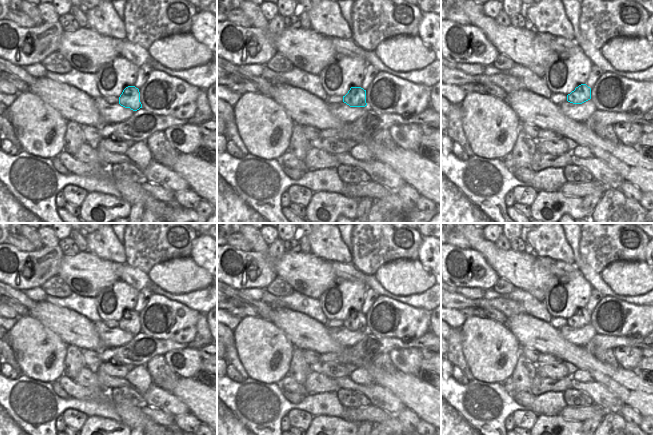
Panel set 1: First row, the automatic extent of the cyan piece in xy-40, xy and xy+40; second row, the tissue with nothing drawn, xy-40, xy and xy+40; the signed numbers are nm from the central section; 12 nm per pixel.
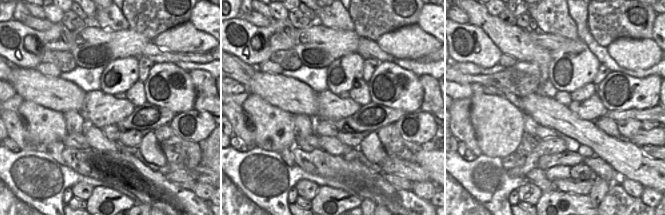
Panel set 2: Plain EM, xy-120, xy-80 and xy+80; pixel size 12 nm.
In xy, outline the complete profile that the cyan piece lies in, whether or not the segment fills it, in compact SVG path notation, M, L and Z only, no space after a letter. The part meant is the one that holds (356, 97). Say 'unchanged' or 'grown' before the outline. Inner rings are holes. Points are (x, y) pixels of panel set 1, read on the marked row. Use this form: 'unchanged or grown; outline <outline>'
unchanged; outline M351 87L348 93L343 96L343 102L350 107L365 107L366 103L366 90L361 87Z

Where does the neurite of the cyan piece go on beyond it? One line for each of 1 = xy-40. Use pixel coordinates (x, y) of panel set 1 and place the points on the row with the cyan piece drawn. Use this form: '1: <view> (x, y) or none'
1: none

